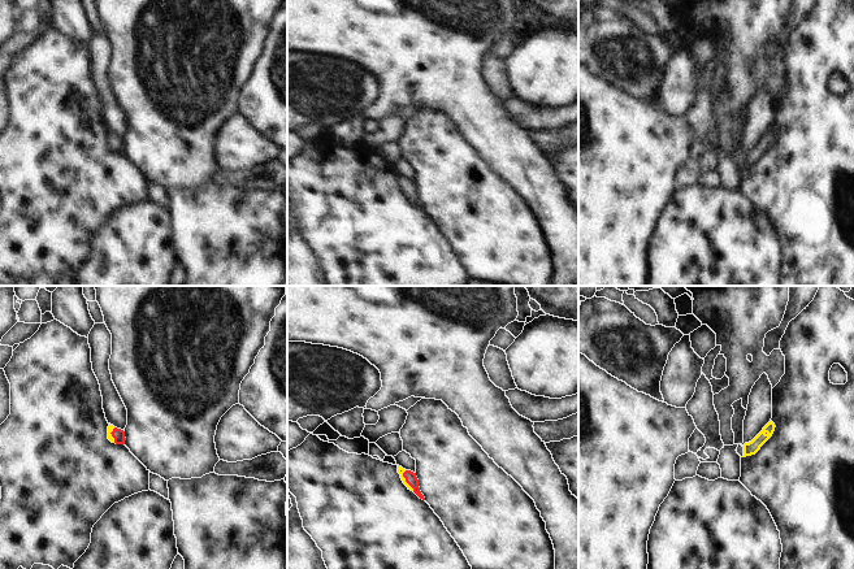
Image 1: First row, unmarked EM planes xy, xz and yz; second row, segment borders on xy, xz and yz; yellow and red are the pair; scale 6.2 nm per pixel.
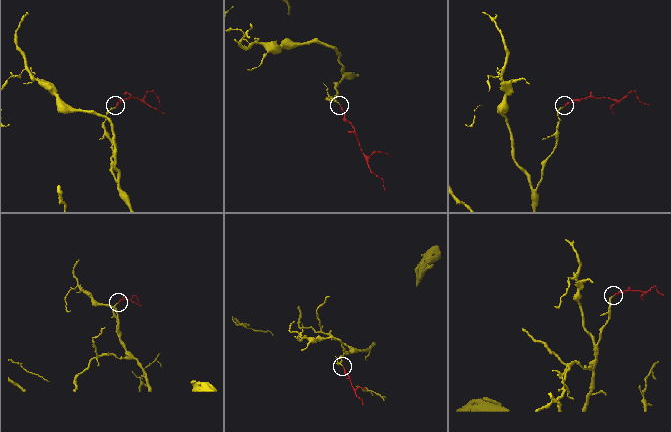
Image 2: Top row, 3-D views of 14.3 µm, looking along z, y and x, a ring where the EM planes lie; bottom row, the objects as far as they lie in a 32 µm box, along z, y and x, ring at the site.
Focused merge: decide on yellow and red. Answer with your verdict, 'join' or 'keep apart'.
join

